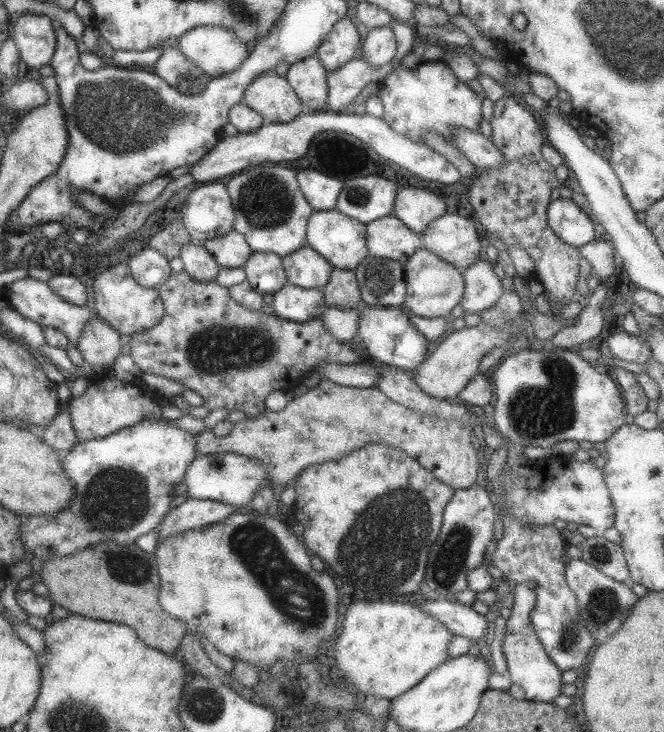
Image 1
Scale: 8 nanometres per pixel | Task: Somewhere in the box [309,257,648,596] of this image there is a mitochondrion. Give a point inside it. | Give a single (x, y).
(362, 550)

